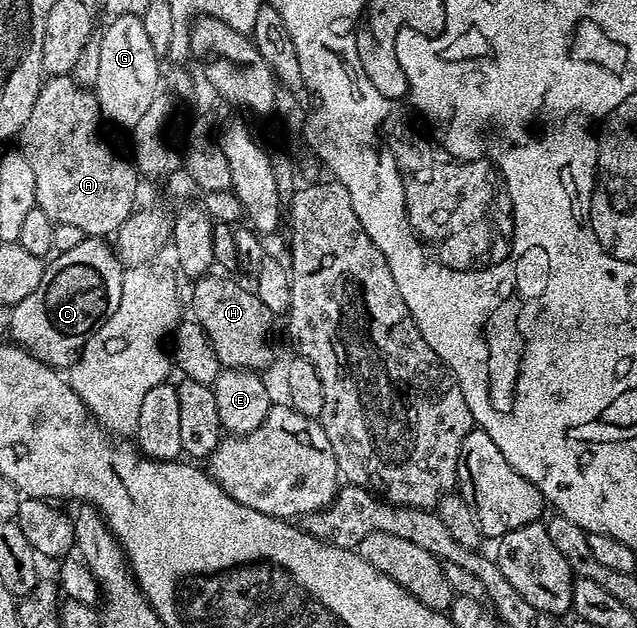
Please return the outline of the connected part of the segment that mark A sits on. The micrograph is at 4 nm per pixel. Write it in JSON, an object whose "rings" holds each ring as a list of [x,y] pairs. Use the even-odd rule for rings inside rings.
{"rings":[[[57,74],[41,85],[38,100],[34,100],[34,109],[30,112],[30,120],[26,120],[18,135],[19,149],[24,158],[30,160],[30,169],[34,172],[36,205],[46,212],[46,216],[50,216],[53,224],[75,224],[77,228],[82,228],[86,236],[115,235],[137,205],[138,171],[127,157],[119,158],[100,139],[100,124],[102,117],[95,93],[81,86],[74,77]]]}

